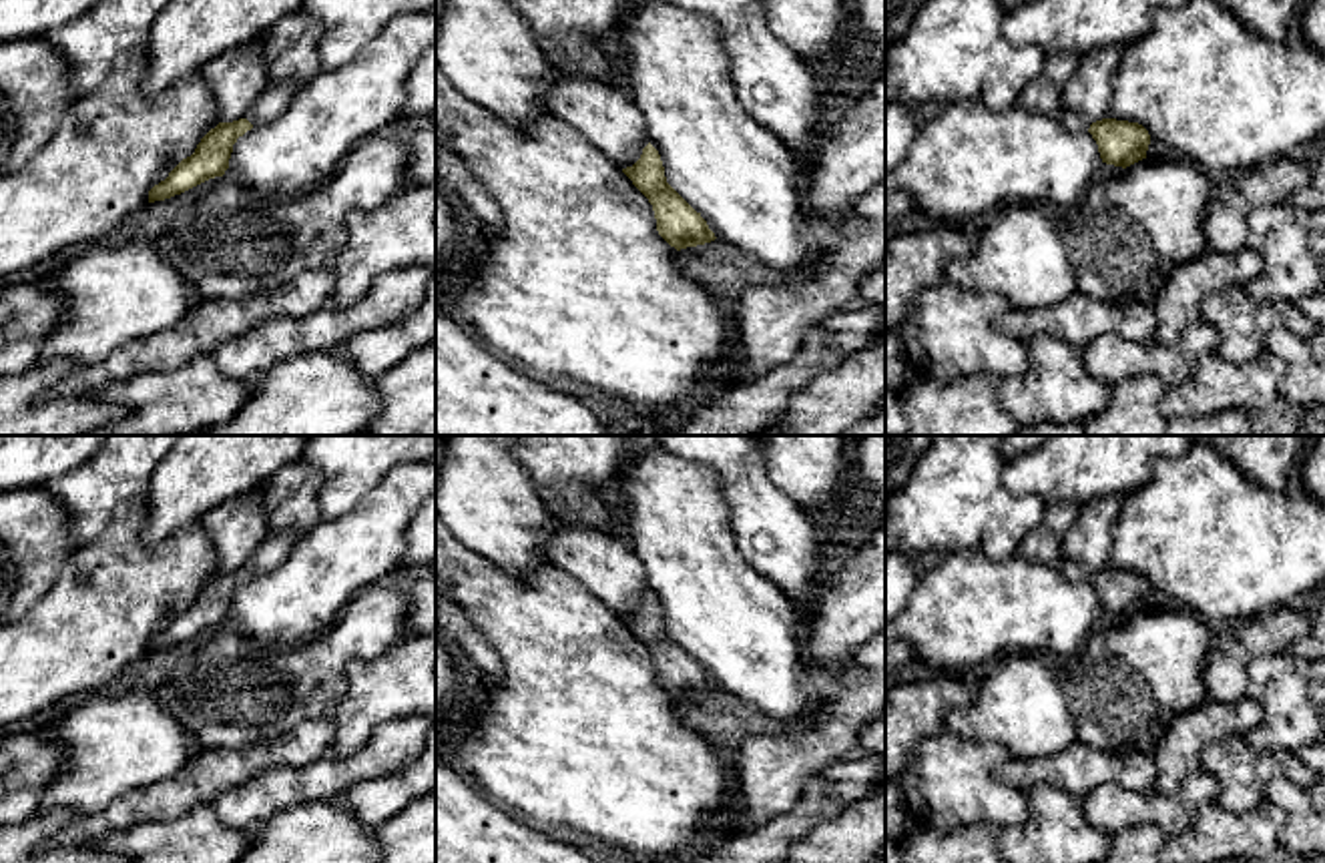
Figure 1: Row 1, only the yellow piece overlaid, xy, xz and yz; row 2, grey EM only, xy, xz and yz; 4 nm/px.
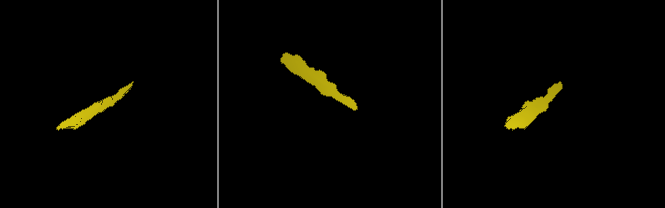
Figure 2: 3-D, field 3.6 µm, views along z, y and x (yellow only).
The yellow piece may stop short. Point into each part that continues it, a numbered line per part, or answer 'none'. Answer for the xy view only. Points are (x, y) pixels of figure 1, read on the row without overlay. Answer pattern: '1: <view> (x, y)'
1: xy (274, 550)

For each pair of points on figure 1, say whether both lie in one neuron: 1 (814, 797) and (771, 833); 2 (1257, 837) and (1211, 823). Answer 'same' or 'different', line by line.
1: same
2: same

